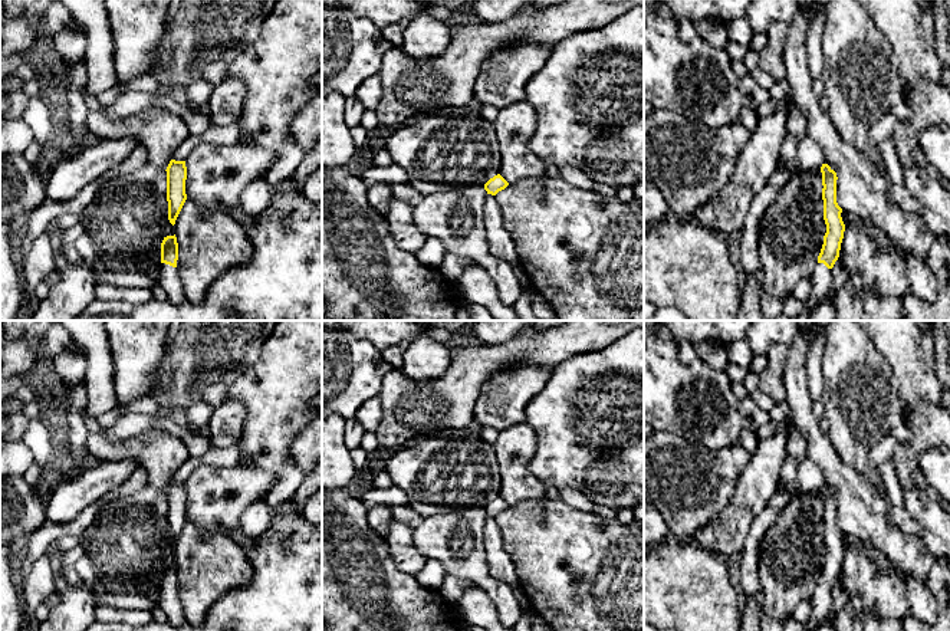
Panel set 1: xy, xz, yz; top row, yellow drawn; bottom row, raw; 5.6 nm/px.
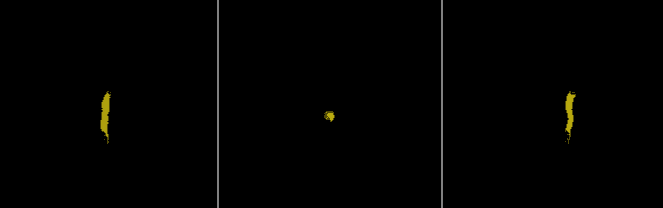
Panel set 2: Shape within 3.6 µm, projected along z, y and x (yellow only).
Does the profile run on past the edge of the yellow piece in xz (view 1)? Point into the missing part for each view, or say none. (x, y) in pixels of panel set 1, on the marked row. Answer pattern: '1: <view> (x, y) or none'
1: none

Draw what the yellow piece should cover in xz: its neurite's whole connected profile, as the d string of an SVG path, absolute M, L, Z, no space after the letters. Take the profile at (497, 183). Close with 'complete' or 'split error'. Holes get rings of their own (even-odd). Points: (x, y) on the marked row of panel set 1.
M497 174L484 184L484 190L487 191L487 194L496 195L507 185L509 183L500 174Z; complete

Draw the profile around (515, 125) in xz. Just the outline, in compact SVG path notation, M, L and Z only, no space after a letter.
M526 99L500 109L493 125L502 152L499 174L509 184L545 175L546 164L527 145L538 128L538 115Z

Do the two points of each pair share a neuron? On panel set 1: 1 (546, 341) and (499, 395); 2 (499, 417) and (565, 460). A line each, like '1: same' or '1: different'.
1: different
2: different

